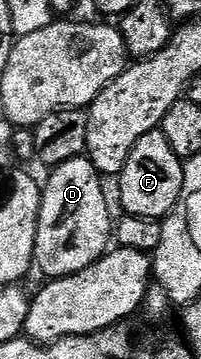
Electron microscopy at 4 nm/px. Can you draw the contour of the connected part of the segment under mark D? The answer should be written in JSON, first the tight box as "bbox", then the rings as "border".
{"bbox":[34,157,112,280],"border":[[[83,157],[64,161],[49,172],[50,180],[42,187],[42,204],[34,246],[34,267],[46,274],[47,280],[63,279],[65,275],[88,269],[106,254],[112,243],[112,219],[106,204],[103,176]]]}

